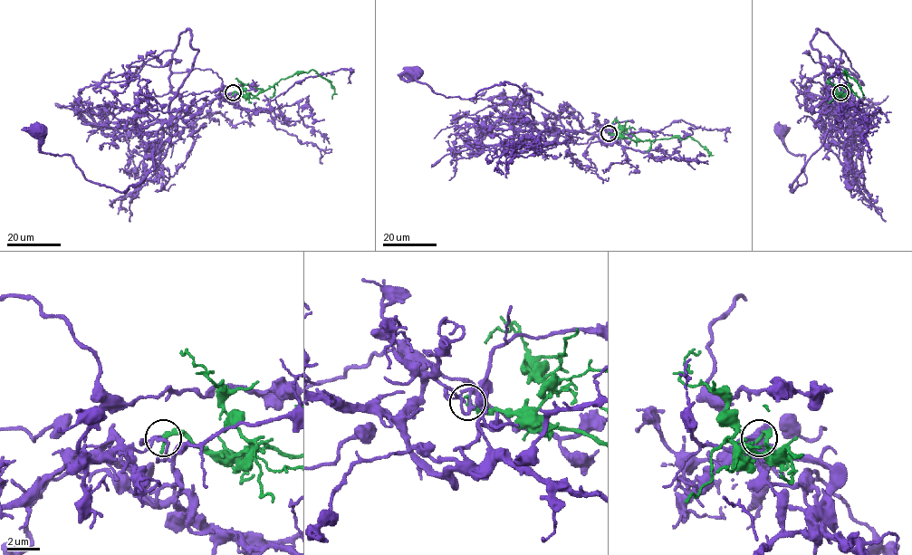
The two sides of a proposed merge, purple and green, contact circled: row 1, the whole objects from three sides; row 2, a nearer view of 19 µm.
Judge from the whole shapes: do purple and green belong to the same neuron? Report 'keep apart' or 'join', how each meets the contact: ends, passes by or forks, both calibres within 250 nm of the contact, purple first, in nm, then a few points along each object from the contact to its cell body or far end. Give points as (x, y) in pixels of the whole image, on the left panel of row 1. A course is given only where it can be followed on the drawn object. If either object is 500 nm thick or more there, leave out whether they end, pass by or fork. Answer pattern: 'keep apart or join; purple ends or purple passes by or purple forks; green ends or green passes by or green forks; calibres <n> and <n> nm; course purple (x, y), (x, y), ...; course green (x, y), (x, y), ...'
join; purple passes by; green ends; calibres 150 and 280 nm; course purple (233, 92), (168, 119), (156, 132), (154, 168), (124, 192), (90, 182), (70, 156), (43, 153), (39, 129); course green (233, 92), (254, 96), (282, 79), (313, 70), (334, 88), (331, 99)

